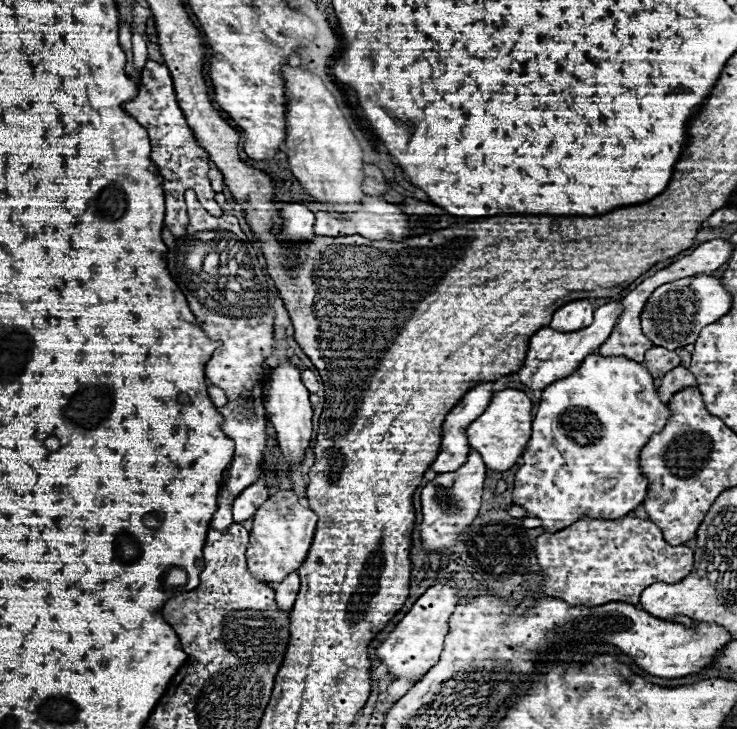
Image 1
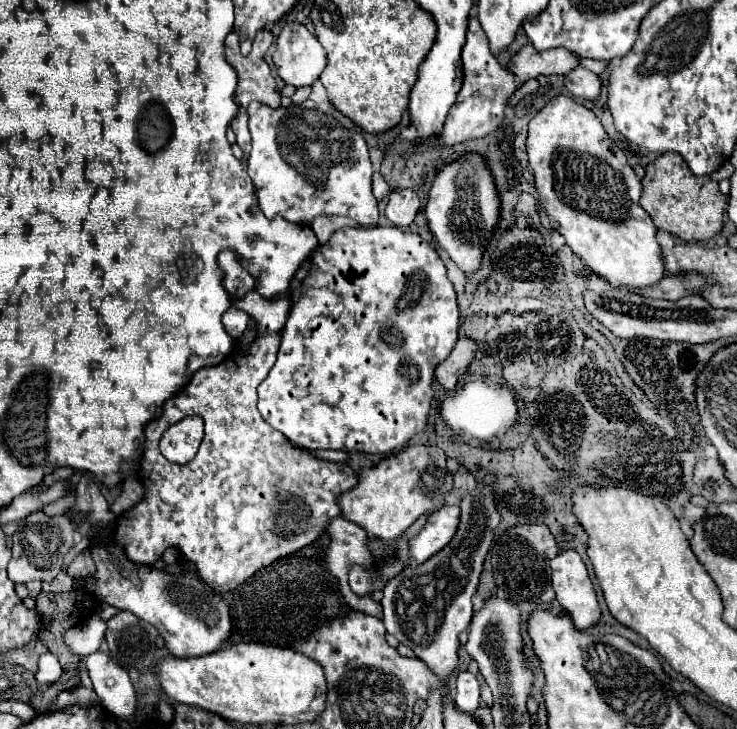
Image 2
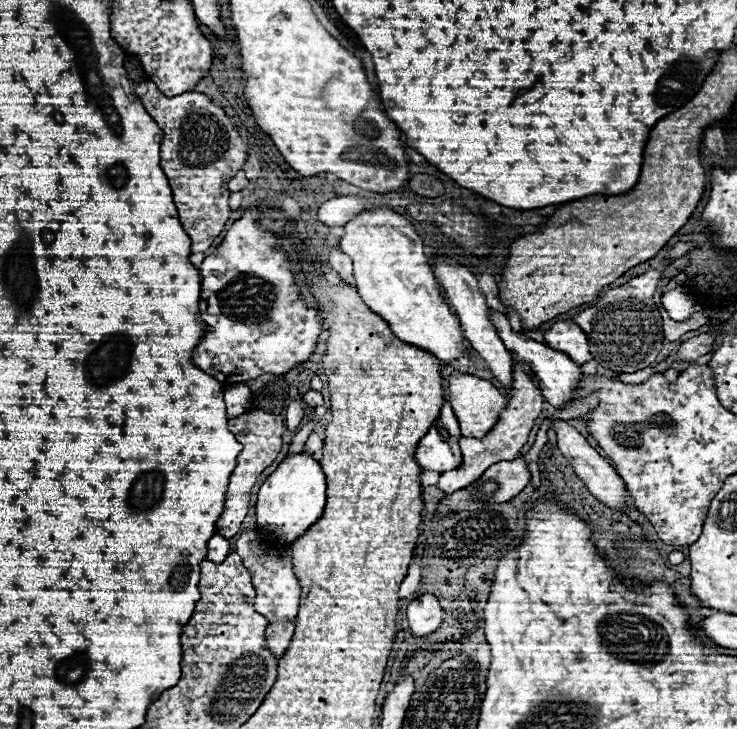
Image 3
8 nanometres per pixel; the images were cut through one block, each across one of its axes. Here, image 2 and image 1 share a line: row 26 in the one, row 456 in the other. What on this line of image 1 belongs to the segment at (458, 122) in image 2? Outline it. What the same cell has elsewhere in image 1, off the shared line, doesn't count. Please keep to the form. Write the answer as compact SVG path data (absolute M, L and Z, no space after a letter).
M470 450L468 460L460 470L438 474L432 482L424 486L420 536L426 550L442 550L454 546L454 538L466 526L470 526L470 522L480 510L484 494L484 478L486 478L486 464L482 462L482 456L476 450Z

